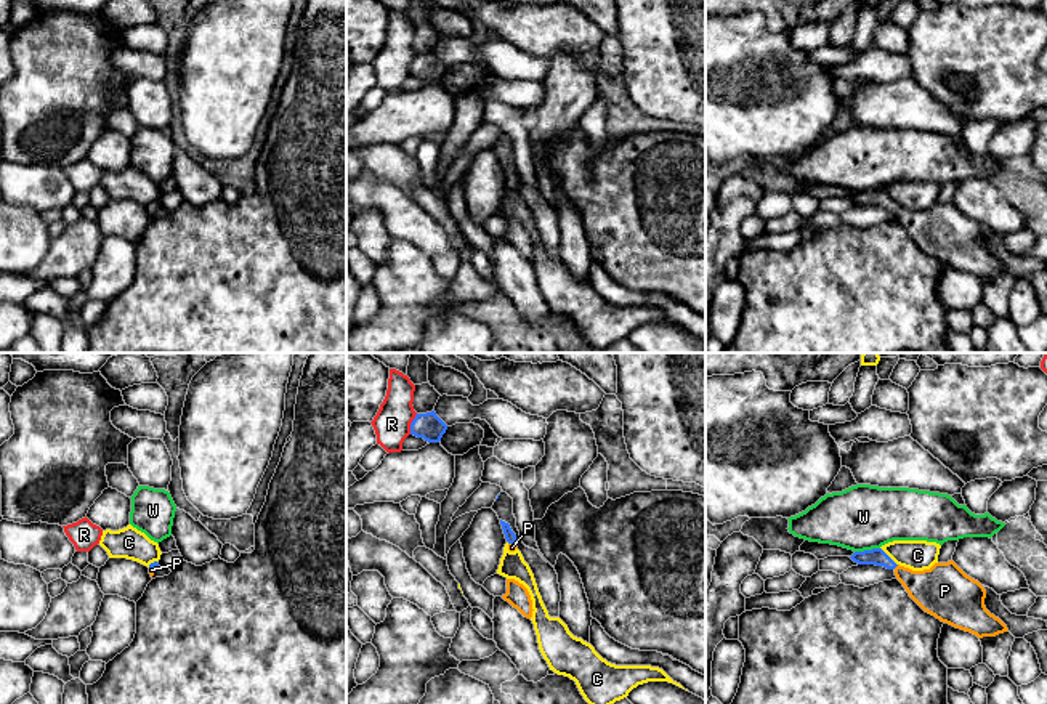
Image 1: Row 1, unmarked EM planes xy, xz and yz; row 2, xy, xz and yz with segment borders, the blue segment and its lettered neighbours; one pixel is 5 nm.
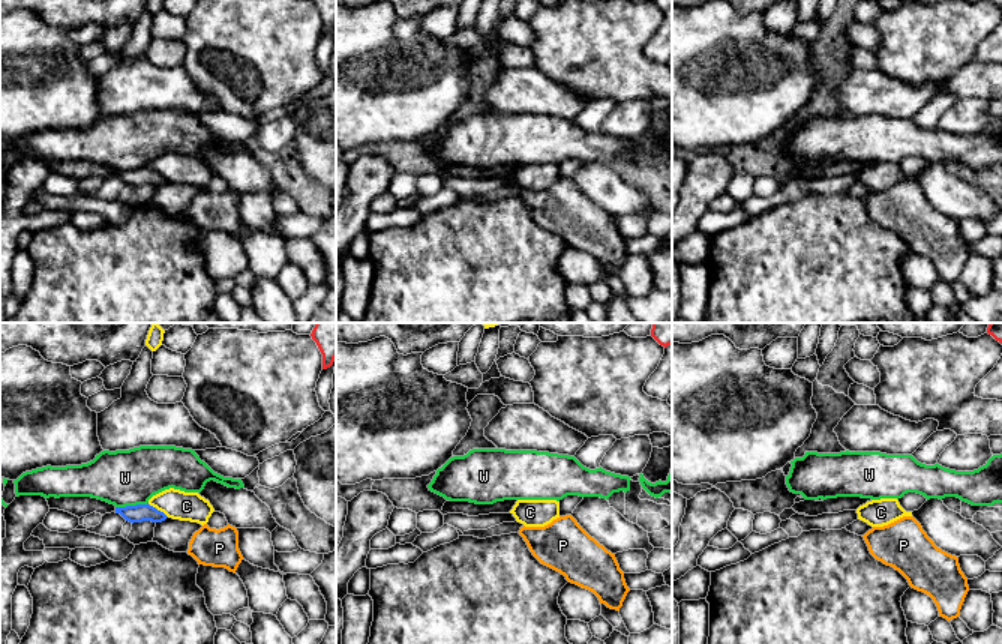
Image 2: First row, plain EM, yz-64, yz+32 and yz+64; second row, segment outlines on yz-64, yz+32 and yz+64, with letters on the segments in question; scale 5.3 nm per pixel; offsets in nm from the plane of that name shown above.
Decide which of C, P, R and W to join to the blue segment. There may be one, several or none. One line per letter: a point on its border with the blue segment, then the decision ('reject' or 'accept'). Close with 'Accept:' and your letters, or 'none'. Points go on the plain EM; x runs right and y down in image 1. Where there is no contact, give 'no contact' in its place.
C: contact yz (889, 198); reject
P: contact yz (895, 207); accept
R: contact xz (411, 64); reject
W: contact yz (866, 191); reject
Accept: P

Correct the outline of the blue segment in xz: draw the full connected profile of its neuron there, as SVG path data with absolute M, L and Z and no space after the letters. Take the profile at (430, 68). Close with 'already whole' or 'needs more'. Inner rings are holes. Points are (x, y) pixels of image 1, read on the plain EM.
M435 51L417 55L410 64L410 75L423 79L428 83L439 83L447 66L436 56Z; already whole

